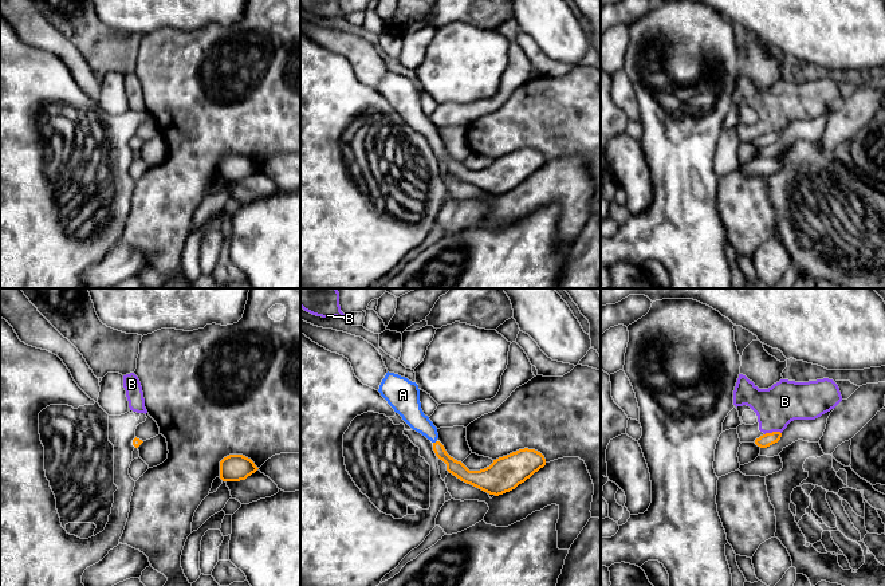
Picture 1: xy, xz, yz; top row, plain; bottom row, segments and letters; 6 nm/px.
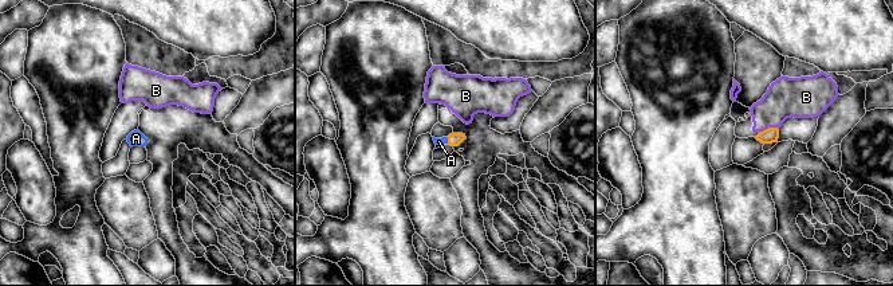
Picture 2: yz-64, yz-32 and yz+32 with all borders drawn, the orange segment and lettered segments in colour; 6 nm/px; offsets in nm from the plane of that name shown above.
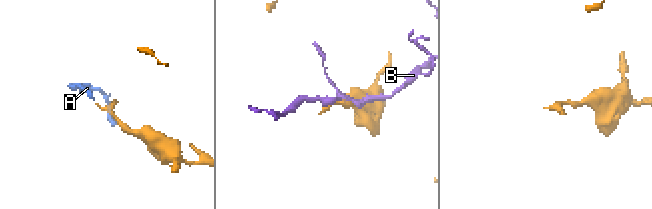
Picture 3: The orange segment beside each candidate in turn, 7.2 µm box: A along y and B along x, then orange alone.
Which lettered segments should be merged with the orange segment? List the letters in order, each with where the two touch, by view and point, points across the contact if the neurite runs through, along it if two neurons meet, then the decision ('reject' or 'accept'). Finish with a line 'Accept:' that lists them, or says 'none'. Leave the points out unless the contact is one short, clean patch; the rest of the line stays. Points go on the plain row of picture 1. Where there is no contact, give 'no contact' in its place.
A: contact xz (436, 141); way xz (456, 168), (440, 152), (436, 141), (409, 109); accept
B: contact yz (773, 132); reject
Accept: A

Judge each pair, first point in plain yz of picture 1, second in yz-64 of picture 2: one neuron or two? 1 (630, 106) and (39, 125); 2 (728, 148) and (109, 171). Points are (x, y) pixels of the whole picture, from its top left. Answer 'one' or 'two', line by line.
1: one
2: one

